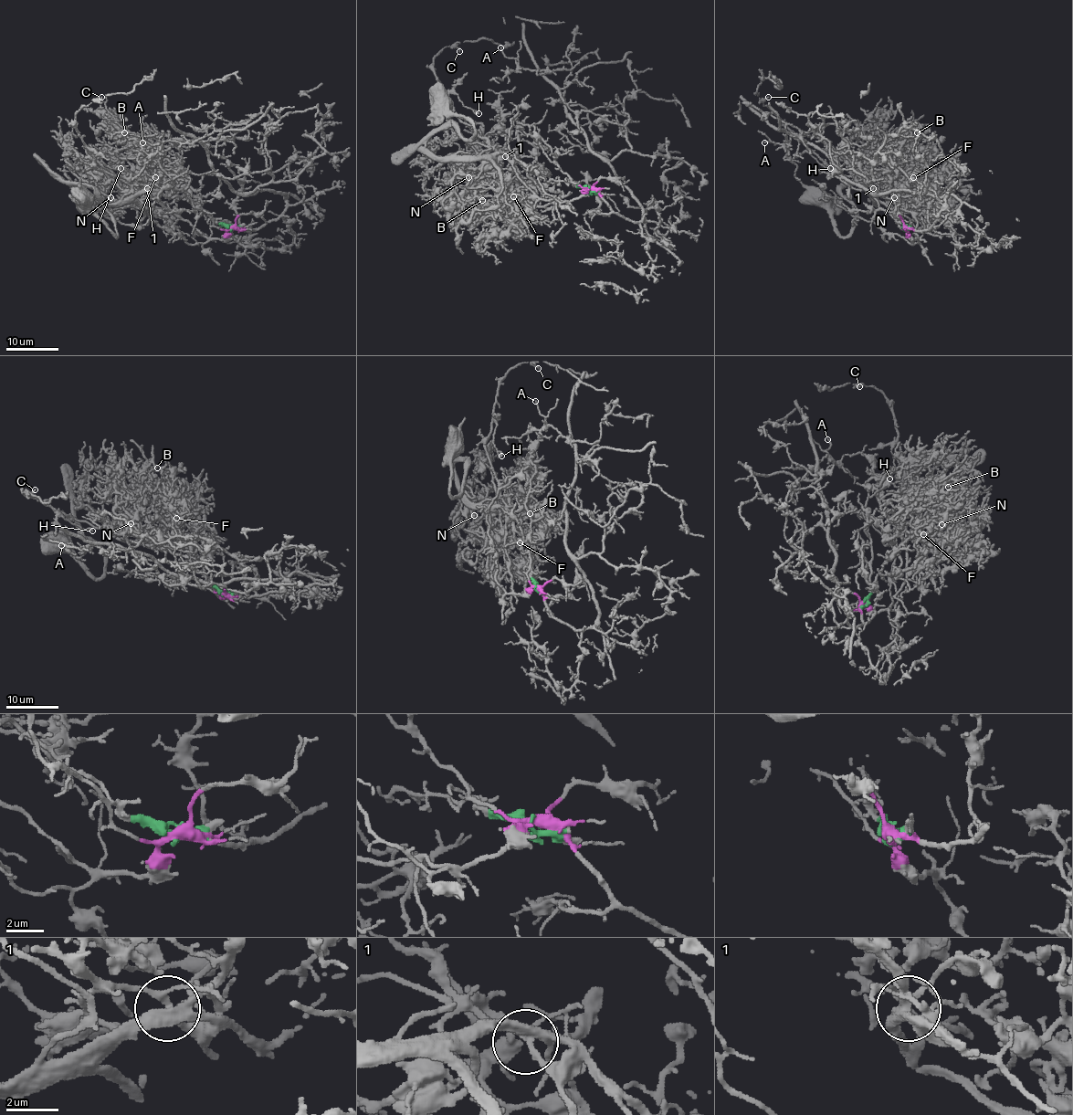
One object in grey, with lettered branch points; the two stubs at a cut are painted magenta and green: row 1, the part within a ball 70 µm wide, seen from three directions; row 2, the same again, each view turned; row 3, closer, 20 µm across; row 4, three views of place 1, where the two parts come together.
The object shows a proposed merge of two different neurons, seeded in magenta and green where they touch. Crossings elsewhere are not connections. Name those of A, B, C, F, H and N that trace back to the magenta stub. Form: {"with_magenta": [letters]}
{"with_magenta": ["A", "C", "H"]}

